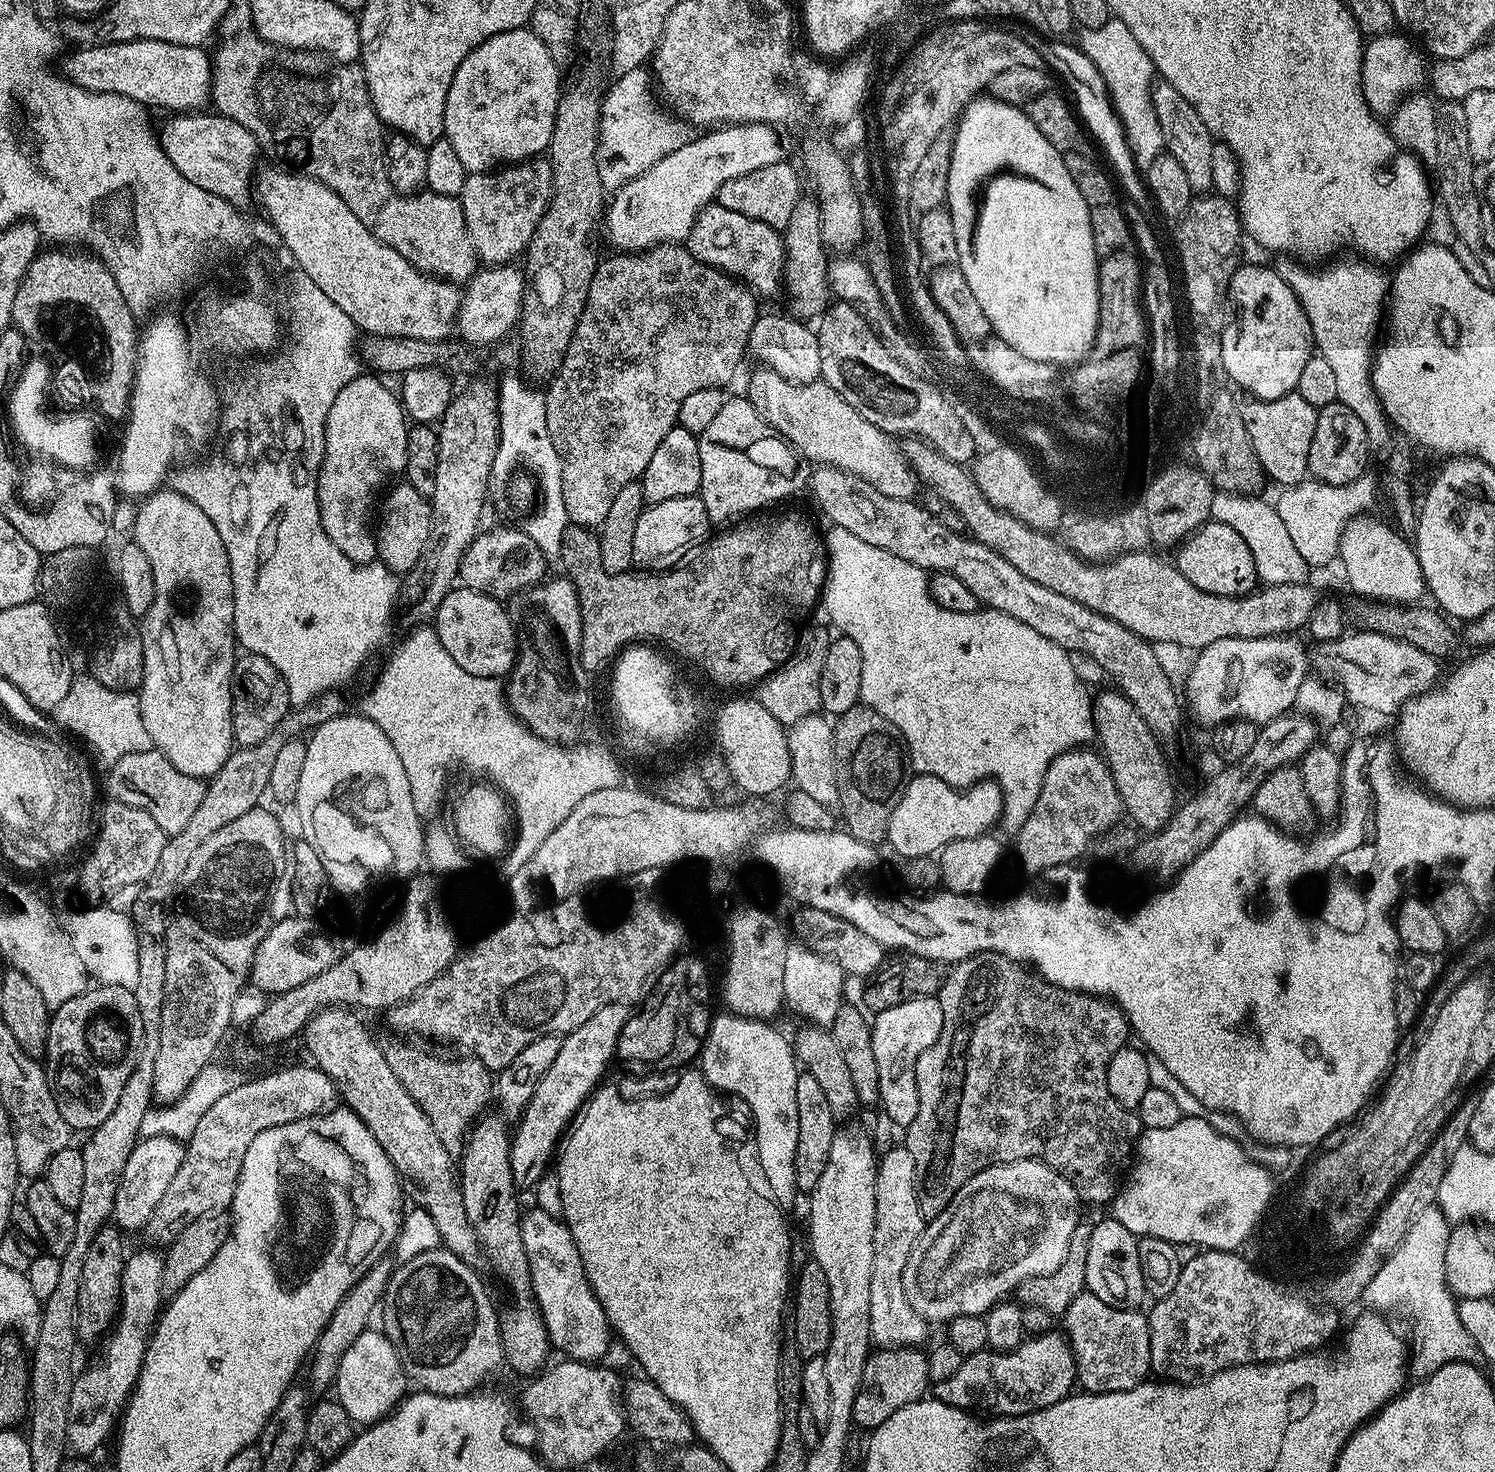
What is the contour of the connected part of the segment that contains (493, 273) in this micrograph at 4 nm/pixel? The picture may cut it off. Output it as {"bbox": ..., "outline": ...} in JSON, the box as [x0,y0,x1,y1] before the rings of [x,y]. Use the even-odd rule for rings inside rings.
{"bbox":[455,265,526,346],"outline":[[[495,265],[479,269],[467,281],[460,297],[460,309],[456,315],[455,331],[459,339],[469,346],[492,344],[503,341],[508,331],[520,323],[520,308],[524,304],[526,276],[517,265]],[[460,332],[460,335],[459,335]],[[496,340],[496,341],[495,341]]]}

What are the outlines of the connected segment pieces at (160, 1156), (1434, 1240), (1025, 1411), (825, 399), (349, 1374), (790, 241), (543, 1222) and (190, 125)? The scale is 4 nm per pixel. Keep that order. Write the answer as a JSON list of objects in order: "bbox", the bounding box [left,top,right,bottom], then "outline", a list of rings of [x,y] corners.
[{"bbox":[112,1136,185,1229],"outline":[[[145,1136],[133,1146],[119,1180],[118,1190],[115,1192],[112,1220],[118,1228],[124,1224],[138,1224],[142,1229],[147,1227],[148,1220],[161,1202],[162,1195],[166,1194],[167,1187],[178,1174],[185,1151],[185,1145],[170,1136]]]},{"bbox":[1363,1204,1450,1378],"outline":[[[1430,1204],[1414,1218],[1414,1226],[1406,1230],[1406,1238],[1392,1257],[1370,1278],[1363,1303],[1380,1314],[1397,1312],[1412,1323],[1410,1336],[1410,1368],[1423,1378],[1448,1363],[1448,1296],[1446,1278],[1446,1246],[1450,1222],[1436,1204]]]},{"bbox":[930,1330,1077,1418],"outline":[[[1051,1330],[1029,1335],[1009,1352],[985,1350],[965,1356],[956,1373],[935,1381],[930,1392],[944,1404],[999,1418],[1028,1416],[1046,1406],[1054,1406],[1054,1402],[1062,1402],[1073,1395],[1077,1384],[1076,1359],[1068,1345],[1068,1337],[1063,1331]]]},{"bbox":[746,367,918,500],"outline":[[[757,367],[757,372],[748,380],[748,392],[746,398],[758,410],[758,414],[779,436],[784,437],[805,461],[816,466],[840,468],[852,476],[863,480],[864,483],[877,488],[886,498],[898,498],[899,500],[913,499],[917,494],[916,484],[918,477],[912,471],[904,456],[901,445],[893,437],[884,432],[874,422],[866,422],[850,402],[846,402],[830,385],[825,384],[823,379],[815,380],[809,384],[796,384],[793,380],[787,380],[778,375],[773,368]]]},{"bbox":[334,1331,410,1426],"outline":[[[367,1331],[355,1340],[354,1346],[350,1346],[350,1350],[346,1350],[346,1354],[342,1354],[342,1362],[338,1366],[338,1374],[334,1385],[334,1396],[346,1410],[350,1419],[357,1425],[367,1426],[375,1424],[377,1420],[384,1419],[389,1412],[393,1411],[396,1405],[404,1399],[409,1388],[410,1381],[404,1374],[402,1362],[387,1336],[384,1333]]]},{"bbox":[782,198,830,321],"outline":[[[801,198],[790,213],[790,222],[782,230],[784,237],[783,291],[788,292],[789,313],[802,321],[817,319],[827,309],[830,300],[826,245],[820,229],[820,205],[812,198]]]},{"bbox":[520,1206,614,1361],"outline":[[[535,1206],[529,1208],[529,1212],[527,1209],[520,1218],[522,1246],[526,1250],[526,1262],[530,1266],[532,1295],[544,1319],[544,1325],[548,1331],[548,1338],[552,1341],[553,1349],[557,1353],[564,1352],[560,1354],[569,1360],[599,1361],[599,1356],[607,1354],[608,1343],[614,1340],[614,1333],[606,1318],[606,1310],[602,1310],[602,1302],[598,1302],[598,1298],[586,1278],[586,1270],[582,1266],[582,1258],[578,1254],[578,1246],[574,1242],[567,1224],[560,1216],[551,1216],[546,1214],[546,1210]]]},{"bbox":[158,110,261,210],"outline":[[[208,110],[172,114],[167,118],[164,125],[159,125],[158,135],[162,150],[178,174],[194,182],[194,186],[202,186],[202,190],[210,190],[238,210],[244,210],[248,200],[250,204],[250,181],[258,168],[256,155],[261,143],[258,137],[250,134],[246,126],[238,126],[238,122]]]}]

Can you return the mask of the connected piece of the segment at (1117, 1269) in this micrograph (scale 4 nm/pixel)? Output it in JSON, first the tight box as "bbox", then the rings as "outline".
{"bbox":[1086,1218,1146,1309],"outline":[[[1105,1218],[1092,1224],[1092,1233],[1086,1250],[1086,1288],[1093,1292],[1102,1302],[1115,1308],[1139,1309],[1140,1303],[1146,1300],[1144,1275],[1138,1258],[1138,1237],[1122,1222]]]}

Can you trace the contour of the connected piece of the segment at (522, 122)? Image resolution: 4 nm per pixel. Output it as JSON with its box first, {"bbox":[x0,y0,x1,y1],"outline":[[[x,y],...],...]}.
{"bbox":[444,27,562,174],"outline":[[[522,27],[490,37],[486,42],[482,42],[478,45],[477,48],[464,59],[462,66],[458,66],[458,70],[450,82],[450,90],[446,94],[444,135],[450,142],[450,146],[454,146],[454,151],[458,153],[458,158],[462,161],[462,166],[466,166],[466,170],[469,174],[495,170],[501,166],[515,164],[521,160],[536,158],[541,154],[547,153],[548,145],[551,144],[552,135],[554,134],[556,111],[558,110],[558,102],[560,101],[560,93],[562,91],[562,80],[560,84],[560,72],[556,69],[556,60],[557,57],[542,42],[542,38],[538,38],[536,33],[527,27]]]}

